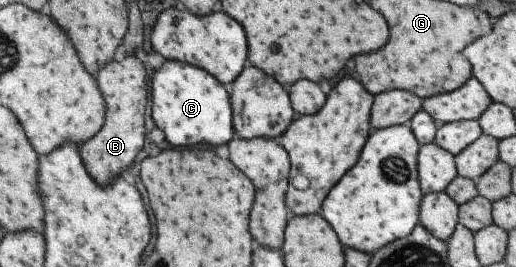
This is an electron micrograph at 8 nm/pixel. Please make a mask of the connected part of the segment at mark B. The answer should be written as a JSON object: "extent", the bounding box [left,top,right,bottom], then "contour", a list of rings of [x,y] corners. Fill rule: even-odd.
{"extent":[79,55,148,185],"contour":[[[127,55],[122,61],[110,61],[95,76],[98,88],[106,103],[105,121],[102,128],[86,143],[79,145],[79,153],[88,174],[98,185],[108,185],[118,175],[128,176],[127,169],[146,143],[144,113],[148,105],[144,63]]]}

